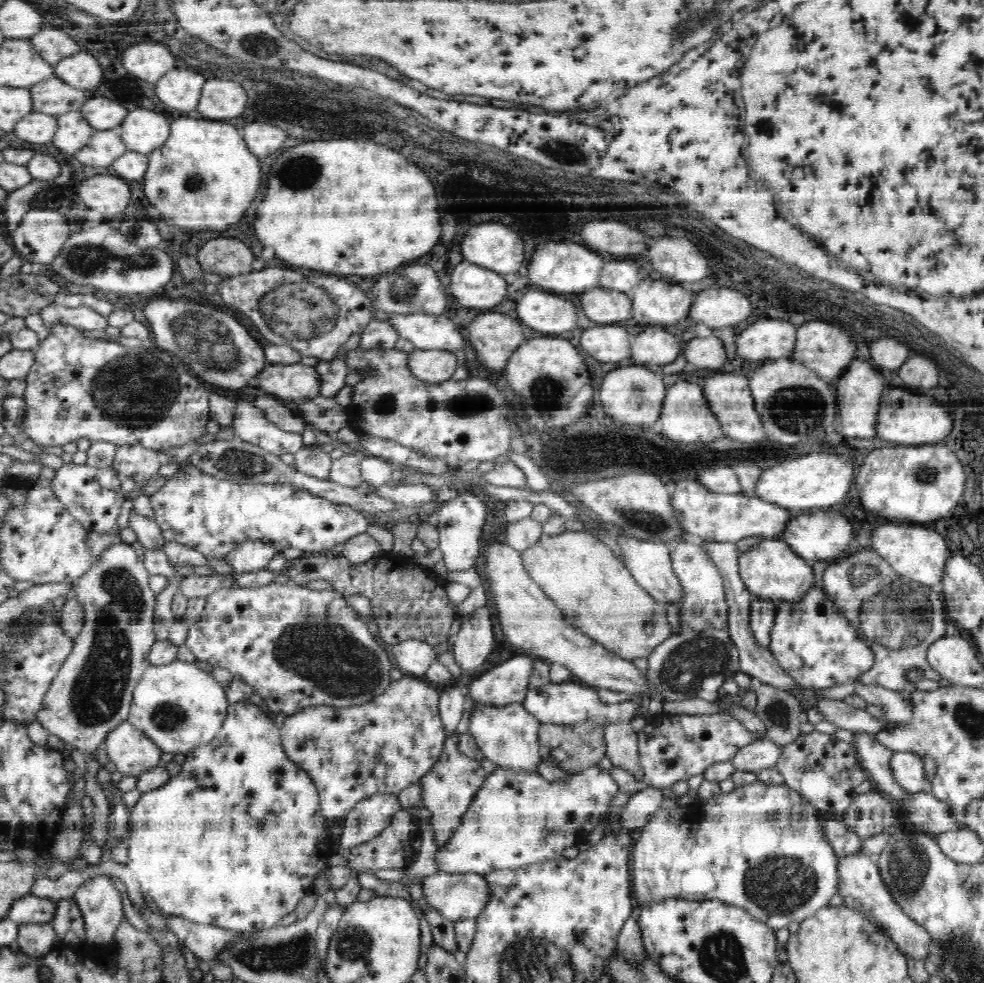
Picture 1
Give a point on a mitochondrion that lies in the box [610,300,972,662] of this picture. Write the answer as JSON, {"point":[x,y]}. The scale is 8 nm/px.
{"point":[883,616]}

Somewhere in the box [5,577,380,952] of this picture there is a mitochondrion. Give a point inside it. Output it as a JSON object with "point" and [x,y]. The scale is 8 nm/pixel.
{"point":[164,716]}

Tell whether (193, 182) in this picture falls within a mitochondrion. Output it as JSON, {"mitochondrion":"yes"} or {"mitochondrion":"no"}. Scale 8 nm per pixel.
{"mitochondrion":"yes"}

